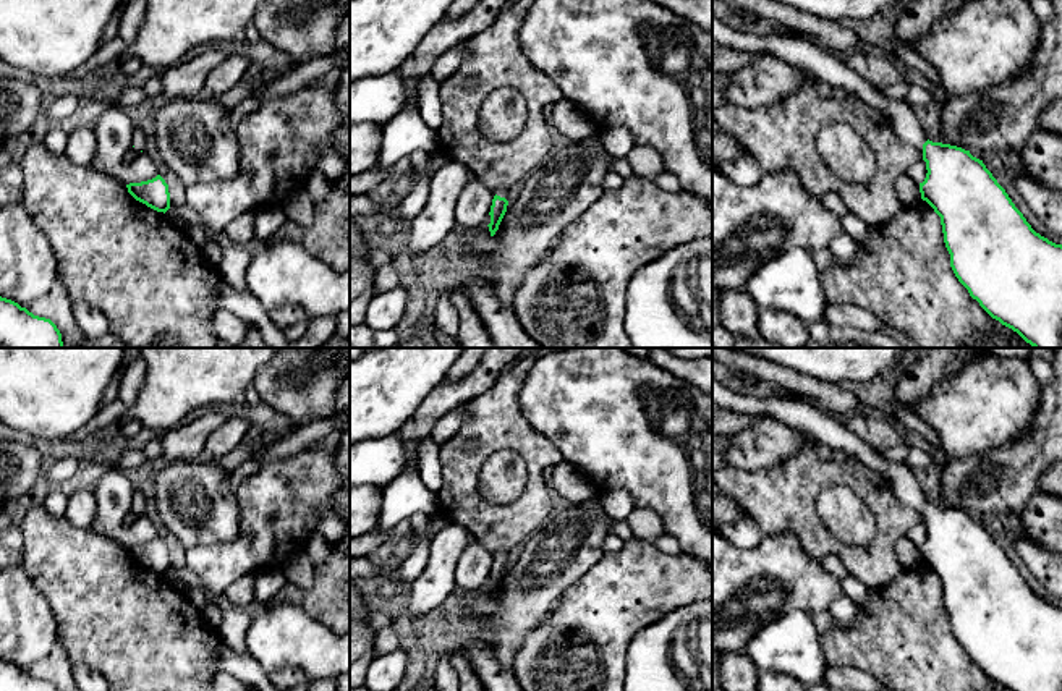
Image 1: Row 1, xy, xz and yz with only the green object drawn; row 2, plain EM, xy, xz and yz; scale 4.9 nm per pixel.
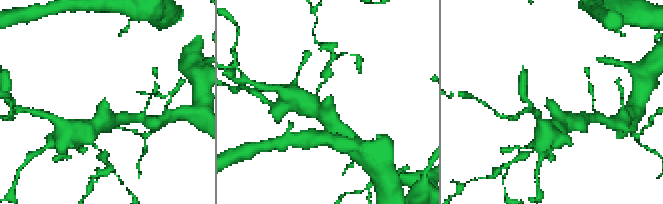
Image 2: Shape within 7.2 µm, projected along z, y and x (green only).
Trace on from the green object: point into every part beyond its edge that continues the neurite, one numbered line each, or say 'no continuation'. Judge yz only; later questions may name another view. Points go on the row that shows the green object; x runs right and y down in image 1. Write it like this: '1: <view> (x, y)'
1: yz (794, 49)

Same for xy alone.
no continuation

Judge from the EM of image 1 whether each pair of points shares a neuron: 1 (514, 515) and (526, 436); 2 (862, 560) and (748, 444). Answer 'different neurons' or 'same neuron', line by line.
1: same neuron
2: different neurons

